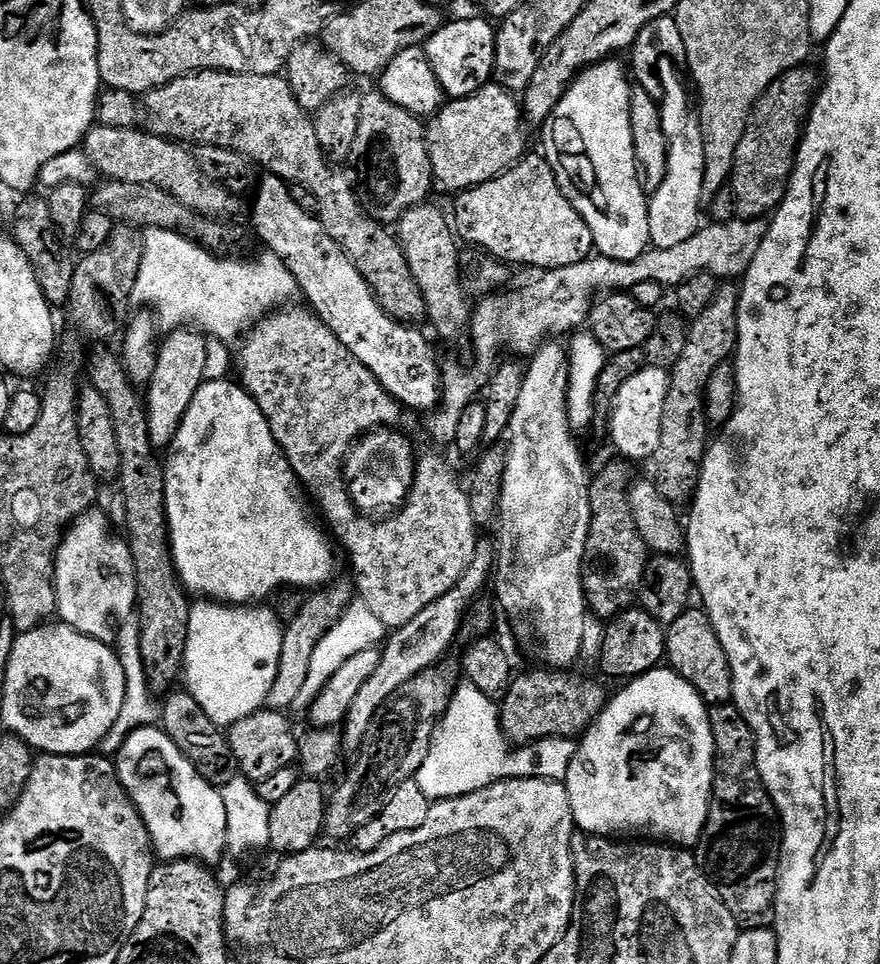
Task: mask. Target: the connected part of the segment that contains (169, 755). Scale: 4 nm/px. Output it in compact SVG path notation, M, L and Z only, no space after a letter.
M156 726L134 730L126 738L114 763L122 786L148 827L148 837L161 861L191 858L213 862L225 855L228 847L226 802L222 802L220 788L198 774L164 731Z

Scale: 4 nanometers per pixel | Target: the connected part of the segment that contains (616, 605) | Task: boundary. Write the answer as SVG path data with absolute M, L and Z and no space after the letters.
M616 458L613 464L608 464L600 473L593 475L590 480L590 534L584 551L584 594L588 598L591 615L596 618L611 618L619 616L621 612L633 607L640 591L642 574L646 570L650 559L650 550L646 542L642 542L642 534L638 534L638 526L632 517L628 505L628 489L633 483L631 463Z

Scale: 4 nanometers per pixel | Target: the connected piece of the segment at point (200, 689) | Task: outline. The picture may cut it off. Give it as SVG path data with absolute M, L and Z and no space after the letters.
M196 602L191 605L189 610L189 626L186 634L182 680L183 683L188 683L185 684L186 690L194 698L194 702L198 702L198 706L202 706L202 710L206 710L206 718L210 718L210 722L214 722L217 728L221 730L227 730L232 725L242 722L242 718L261 711L267 705L268 695L274 686L274 678L278 678L278 666L282 658L285 625L283 623L280 624L279 618L270 609L264 607L268 606L233 606L219 602Z

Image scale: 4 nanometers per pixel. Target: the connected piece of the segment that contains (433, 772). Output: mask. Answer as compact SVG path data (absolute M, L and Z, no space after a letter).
M464 682L457 687L448 708L440 717L426 754L426 762L415 769L414 779L429 801L452 800L455 796L474 794L500 780L530 777L528 766L540 766L538 756L538 740L533 744L511 748L507 736L500 729L497 701L482 694L478 686Z

